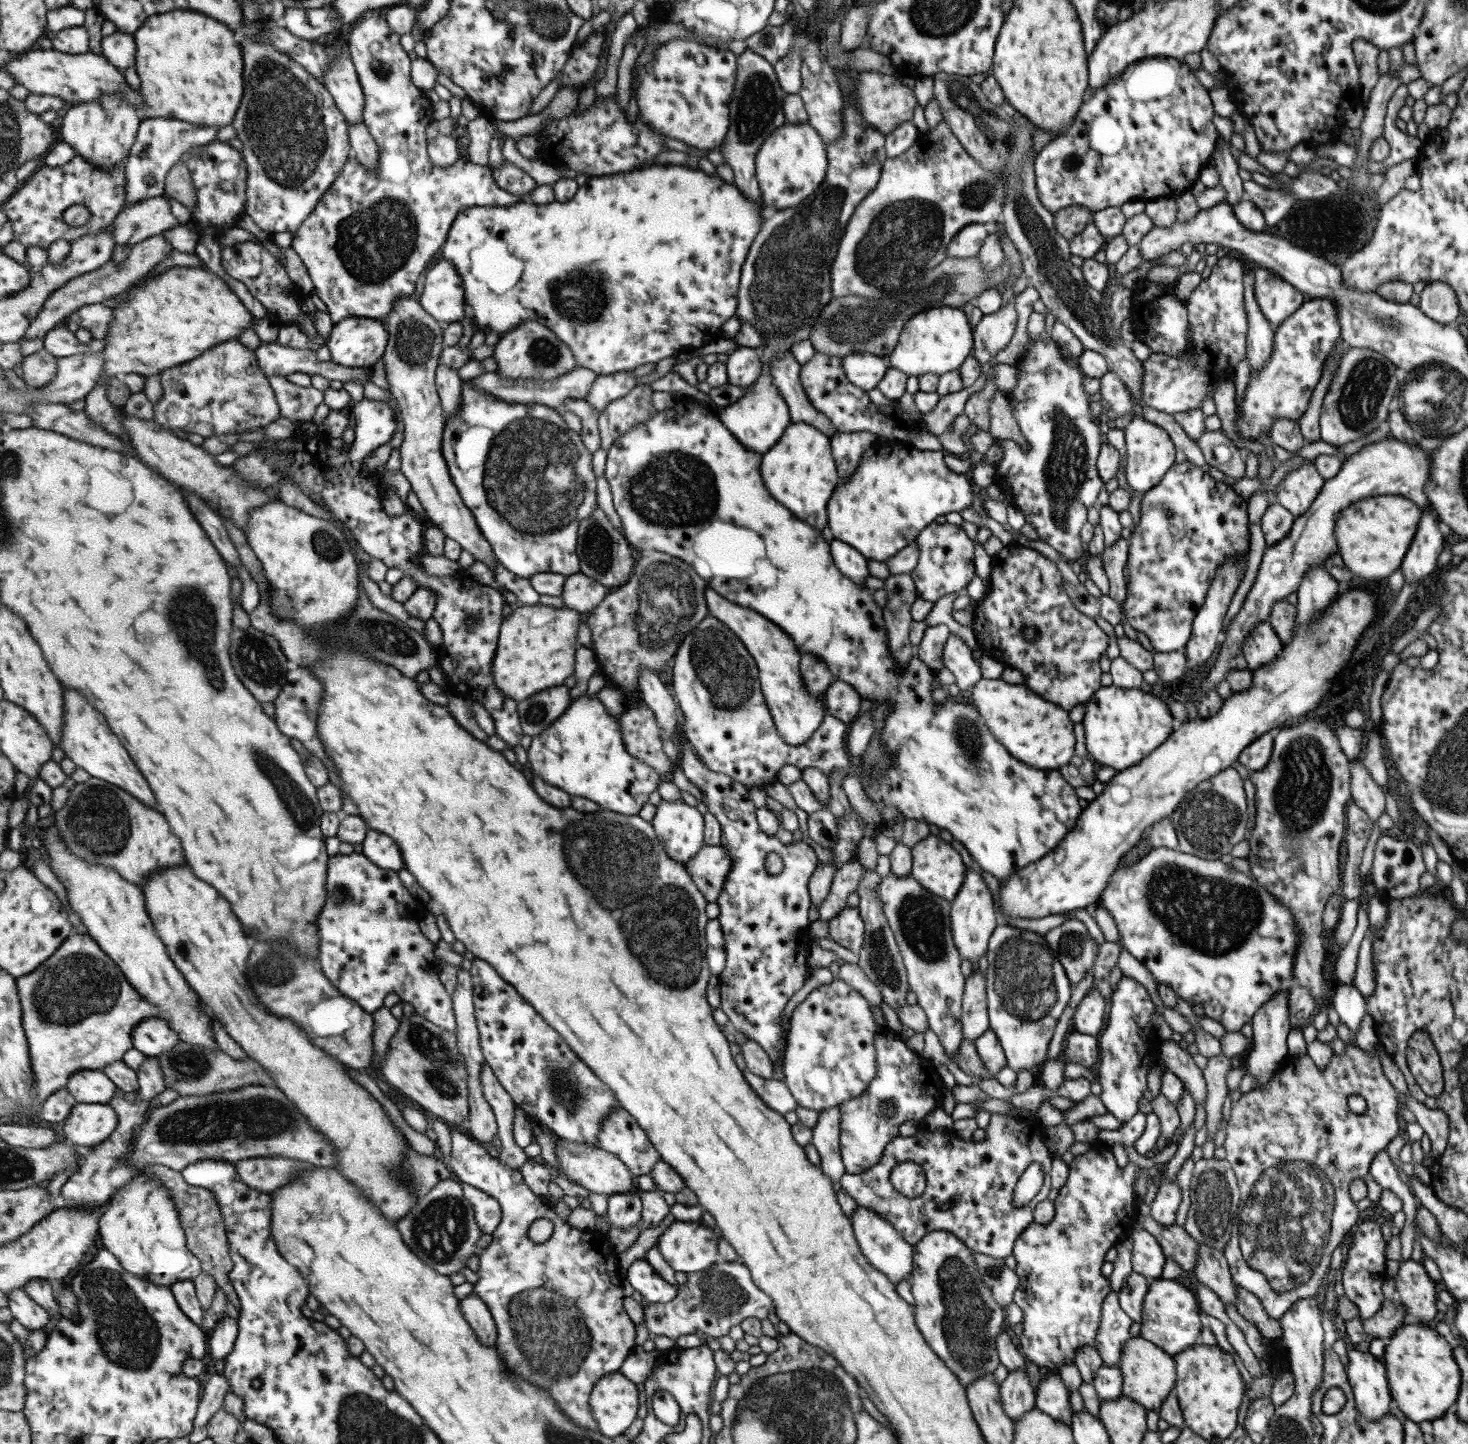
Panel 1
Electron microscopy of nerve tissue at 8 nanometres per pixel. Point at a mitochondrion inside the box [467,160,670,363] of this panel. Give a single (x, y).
(588, 291)

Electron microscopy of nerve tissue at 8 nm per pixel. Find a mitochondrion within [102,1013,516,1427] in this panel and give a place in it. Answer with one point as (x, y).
(263, 1117)

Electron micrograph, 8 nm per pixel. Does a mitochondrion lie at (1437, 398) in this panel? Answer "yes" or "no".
yes

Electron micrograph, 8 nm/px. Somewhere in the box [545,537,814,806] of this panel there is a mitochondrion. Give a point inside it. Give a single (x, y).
(665, 603)

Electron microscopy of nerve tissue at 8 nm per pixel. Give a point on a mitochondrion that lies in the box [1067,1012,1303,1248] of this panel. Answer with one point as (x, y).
(1213, 1209)

